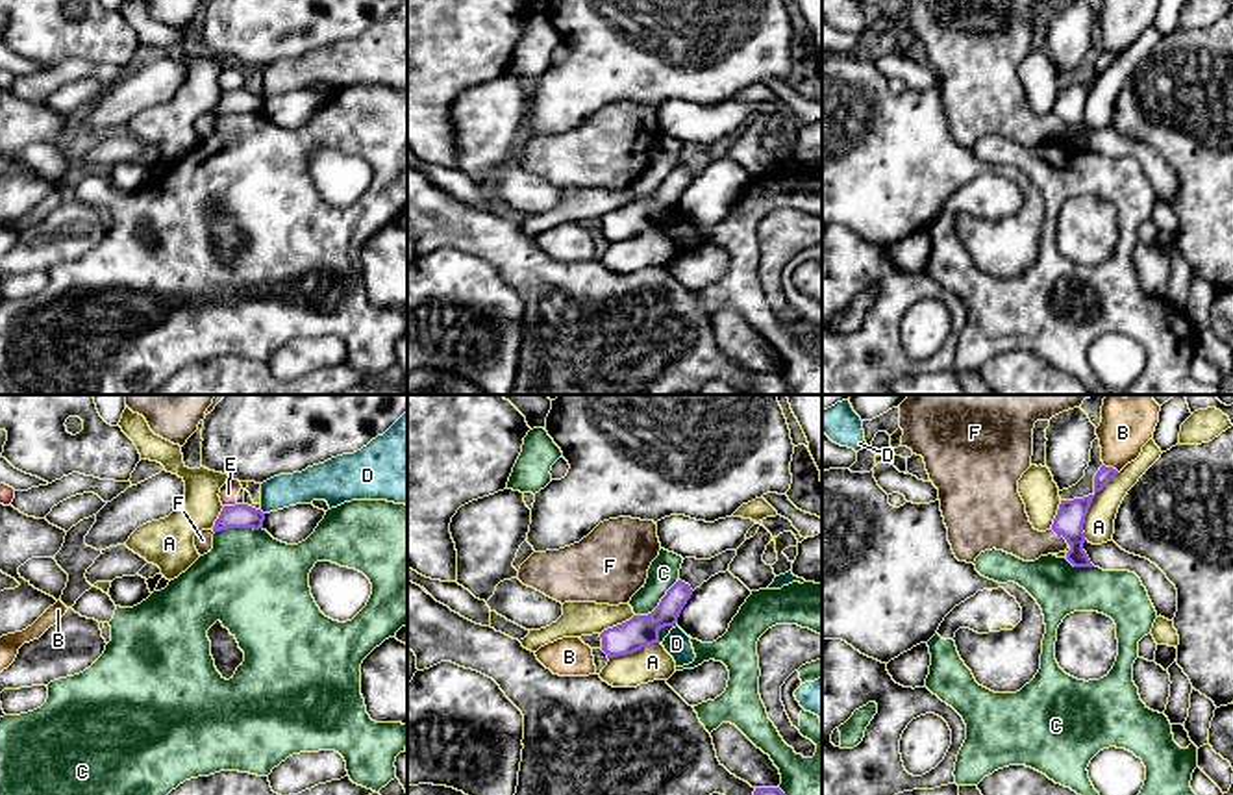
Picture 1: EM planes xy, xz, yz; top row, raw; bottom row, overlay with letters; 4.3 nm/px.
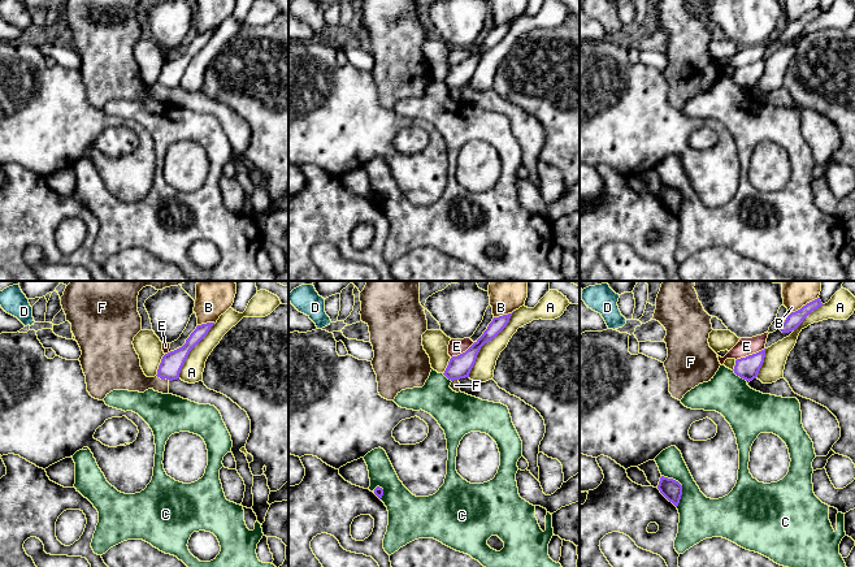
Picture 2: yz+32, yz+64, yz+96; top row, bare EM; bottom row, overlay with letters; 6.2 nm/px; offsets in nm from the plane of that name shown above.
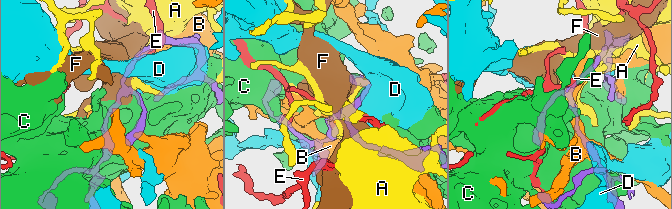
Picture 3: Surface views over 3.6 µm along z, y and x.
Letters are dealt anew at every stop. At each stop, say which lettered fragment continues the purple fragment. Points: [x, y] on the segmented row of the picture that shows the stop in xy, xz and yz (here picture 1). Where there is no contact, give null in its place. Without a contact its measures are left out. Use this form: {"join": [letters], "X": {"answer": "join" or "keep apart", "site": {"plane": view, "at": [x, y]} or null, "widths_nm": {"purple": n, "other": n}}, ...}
{"join": [], "A": {"answer": "keep apart", "site": {"plane": "yz", "at": [1089, 506]}, "widths_nm": {"purple": 130, "other": 130}}, "B": {"answer": "keep apart", "site": {"plane": "yz", "at": [1111, 467]}, "widths_nm": {"purple": 110, "other": 220}}, "C": {"answer": "keep apart", "site": {"plane": "xz", "at": [660, 605]}, "widths_nm": {"purple": 140, "other": 140}}, "D": {"answer": "keep apart", "site": {"plane": "xy", "at": [261, 512]}, "widths_nm": {"purple": 110, "other": 140}}, "E": {"answer": "keep apart", "site": {"plane": "xy", "at": [230, 506]}, "widths_nm": {"purple": 110, "other": 80}}, "F": {"answer": "keep apart", "site": {"plane": "yz", "at": [1061, 534]}, "widths_nm": {"purple": 130, "other": 220}}}

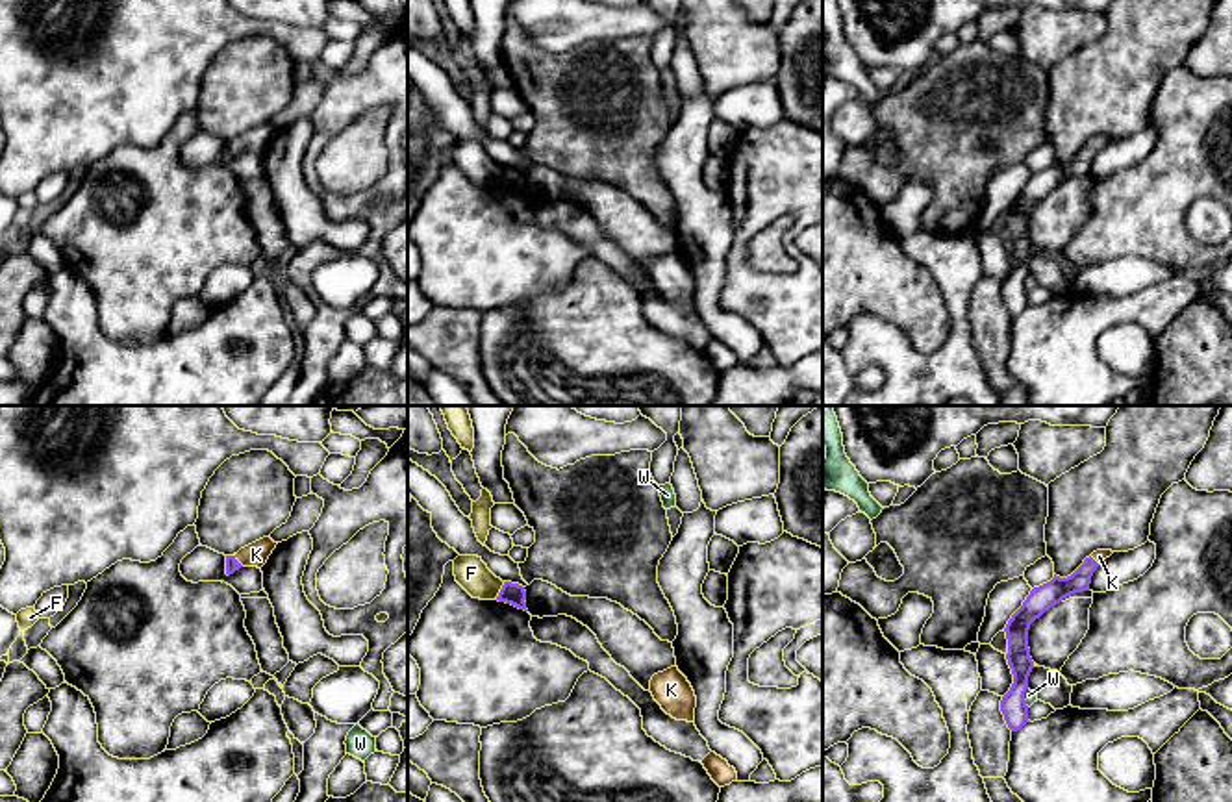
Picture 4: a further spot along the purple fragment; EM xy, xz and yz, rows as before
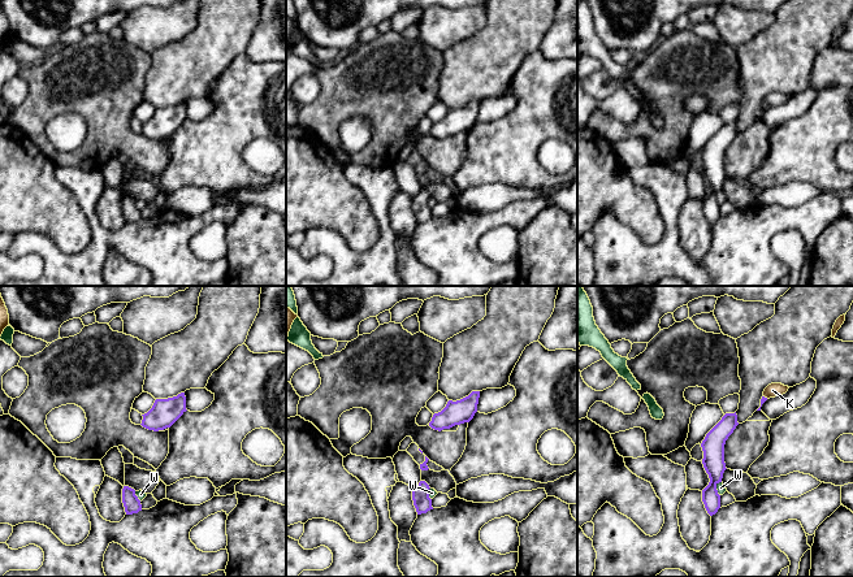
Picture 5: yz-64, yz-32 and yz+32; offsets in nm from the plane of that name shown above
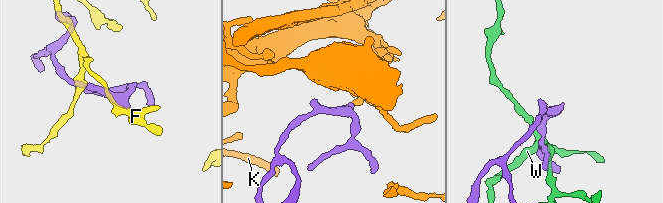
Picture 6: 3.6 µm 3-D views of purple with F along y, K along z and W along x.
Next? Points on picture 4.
{"join": ["K"], "F": {"answer": "keep apart", "site": {"plane": "xz", "at": [501, 591]}, "widths_nm": {"purple": 100, "other": 150}}, "K": {"answer": "join", "site": {"plane": "xy", "at": [236, 560]}, "widths_nm": {"purple": 60, "other": 110}}, "W": {"answer": "keep apart", "site": {"plane": "yz", "at": [1023, 697]}, "widths_nm": {"purple": 120, "other": 50}}}

